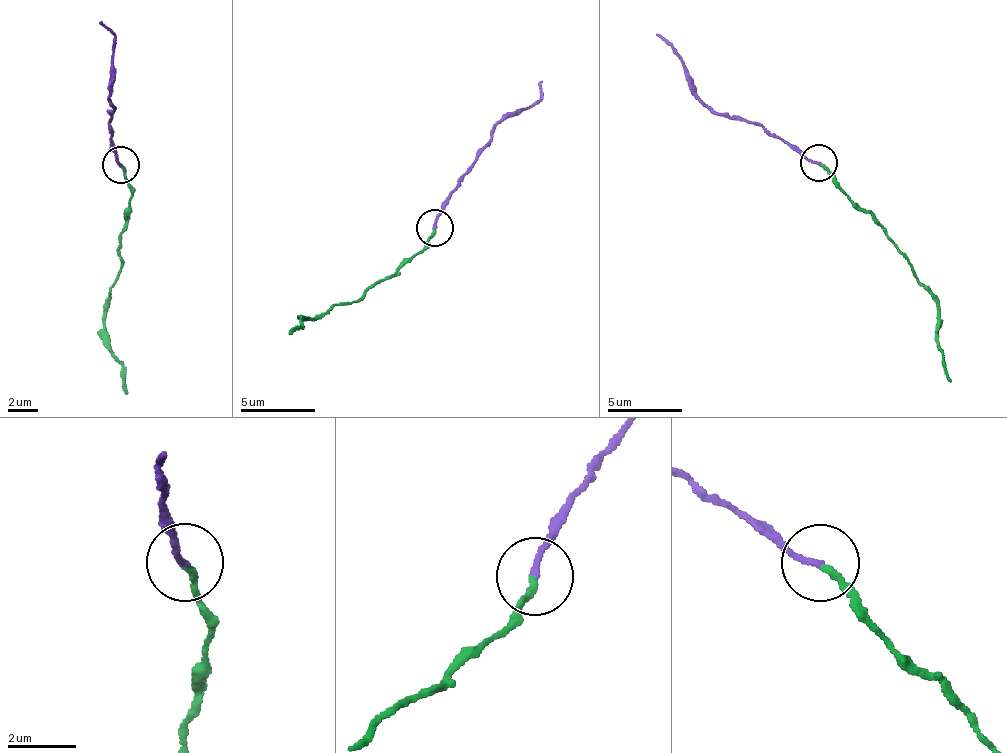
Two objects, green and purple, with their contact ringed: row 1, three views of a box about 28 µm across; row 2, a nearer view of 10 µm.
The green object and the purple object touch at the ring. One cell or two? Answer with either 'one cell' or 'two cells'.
one cell

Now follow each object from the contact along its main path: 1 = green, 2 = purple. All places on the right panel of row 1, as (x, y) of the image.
1: (818, 165), (845, 194), (875, 217), (938, 304), (938, 337), (952, 380)
2: (818, 162), (762, 129), (719, 114), (694, 92), (694, 77), (659, 34)

